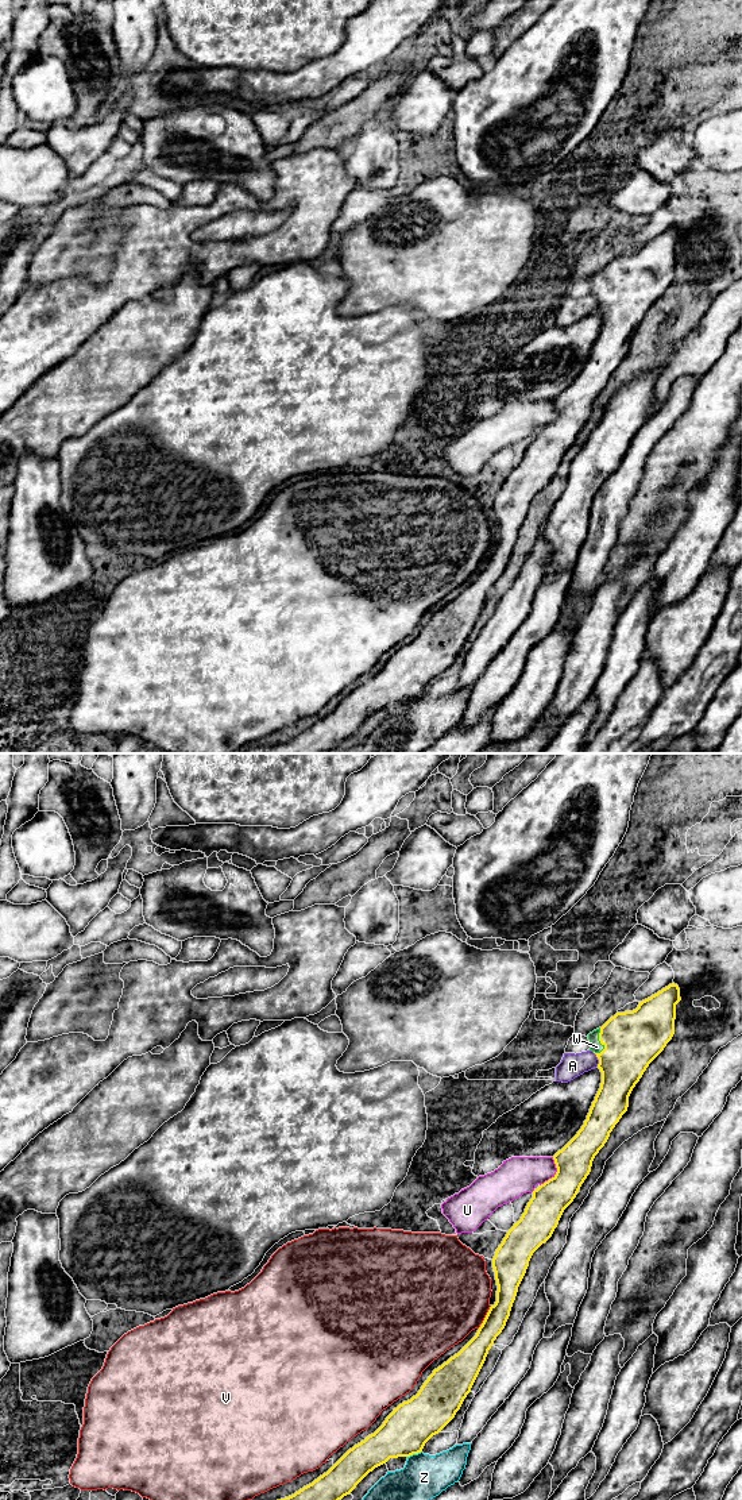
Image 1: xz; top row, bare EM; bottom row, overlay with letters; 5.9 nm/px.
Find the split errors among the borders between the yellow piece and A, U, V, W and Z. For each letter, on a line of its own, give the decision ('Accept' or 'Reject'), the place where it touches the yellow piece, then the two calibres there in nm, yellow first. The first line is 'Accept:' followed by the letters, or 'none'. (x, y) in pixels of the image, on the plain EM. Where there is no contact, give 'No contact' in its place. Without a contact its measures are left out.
Accept: W
A: Reject. Touches yellow at xz (595, 297). Thickness 340 nm (yellow) against 140 nm
U: Reject. Touches yellow at xz (556, 417). Thickness 220 nm (yellow) against 220 nm
V: Reject. Touches yellow at xz (486, 559). Thickness 150 nm (yellow) against 480 nm
W: Accept. Touches yellow at xz (601, 286). Thickness 340 nm (yellow) against 70 nm
Z: Reject. Touches yellow at xz (414, 697). Thickness 280 nm (yellow) against 280 nm

